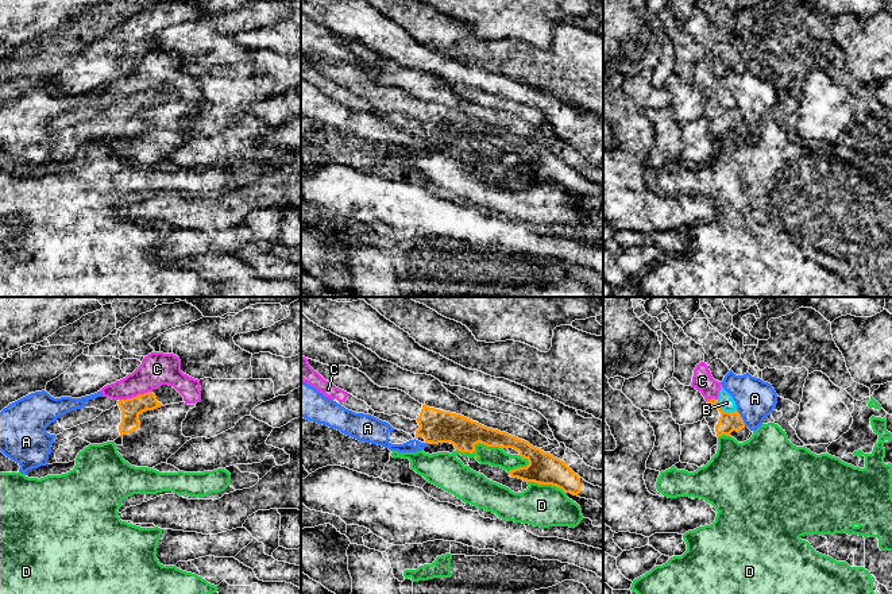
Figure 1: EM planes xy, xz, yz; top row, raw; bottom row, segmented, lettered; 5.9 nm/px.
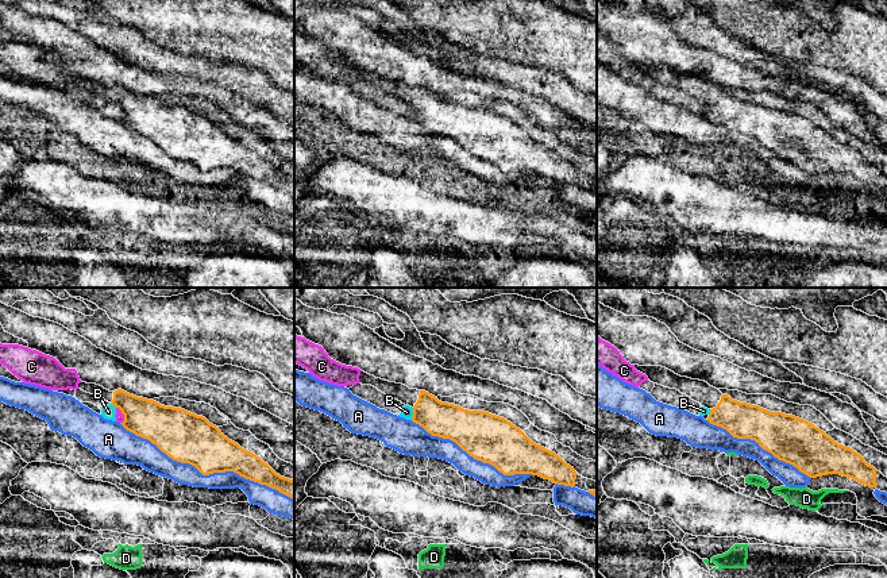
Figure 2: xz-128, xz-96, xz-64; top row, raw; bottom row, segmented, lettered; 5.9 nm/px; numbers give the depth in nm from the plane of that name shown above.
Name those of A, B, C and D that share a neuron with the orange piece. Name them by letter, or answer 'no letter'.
no letter

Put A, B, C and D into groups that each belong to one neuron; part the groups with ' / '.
A / B C / D

